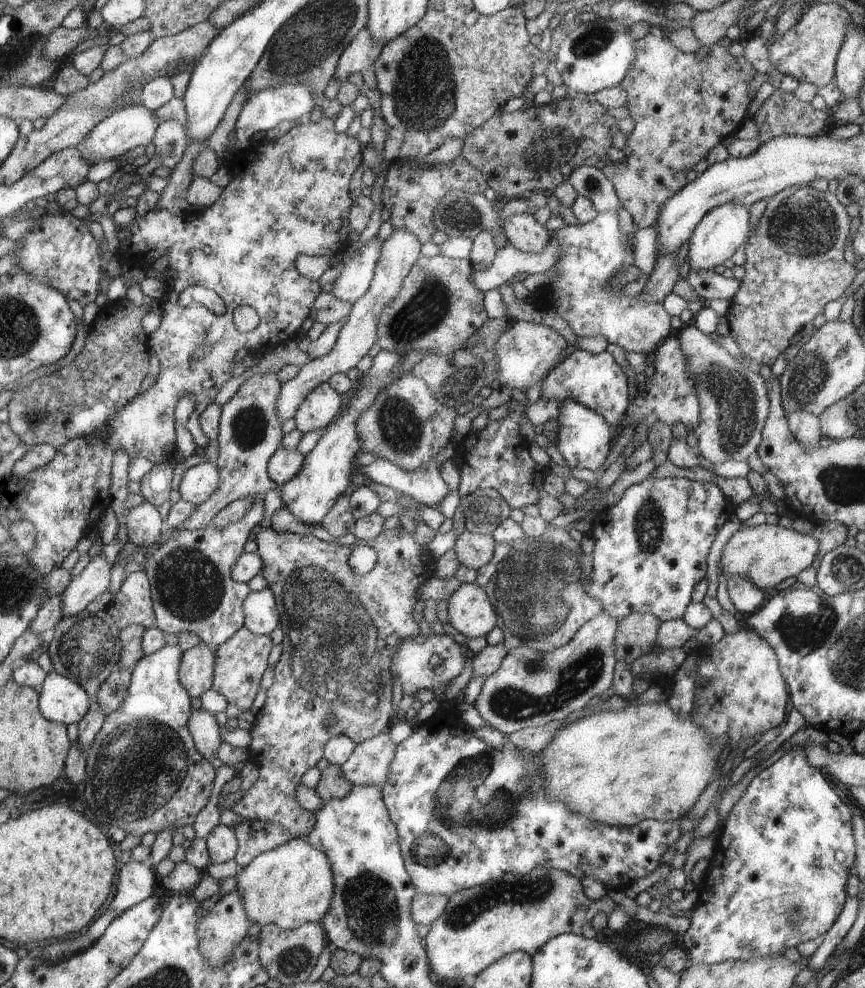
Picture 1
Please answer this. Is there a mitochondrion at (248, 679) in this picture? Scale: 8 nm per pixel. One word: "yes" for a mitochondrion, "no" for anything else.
no

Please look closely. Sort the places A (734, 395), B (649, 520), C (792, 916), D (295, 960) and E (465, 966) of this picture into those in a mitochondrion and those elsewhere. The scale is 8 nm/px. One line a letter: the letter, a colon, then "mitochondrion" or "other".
A: mitochondrion
B: mitochondrion
C: mitochondrion
D: mitochondrion
E: other

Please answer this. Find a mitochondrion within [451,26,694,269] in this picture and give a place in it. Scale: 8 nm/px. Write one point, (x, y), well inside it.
(559, 149)

